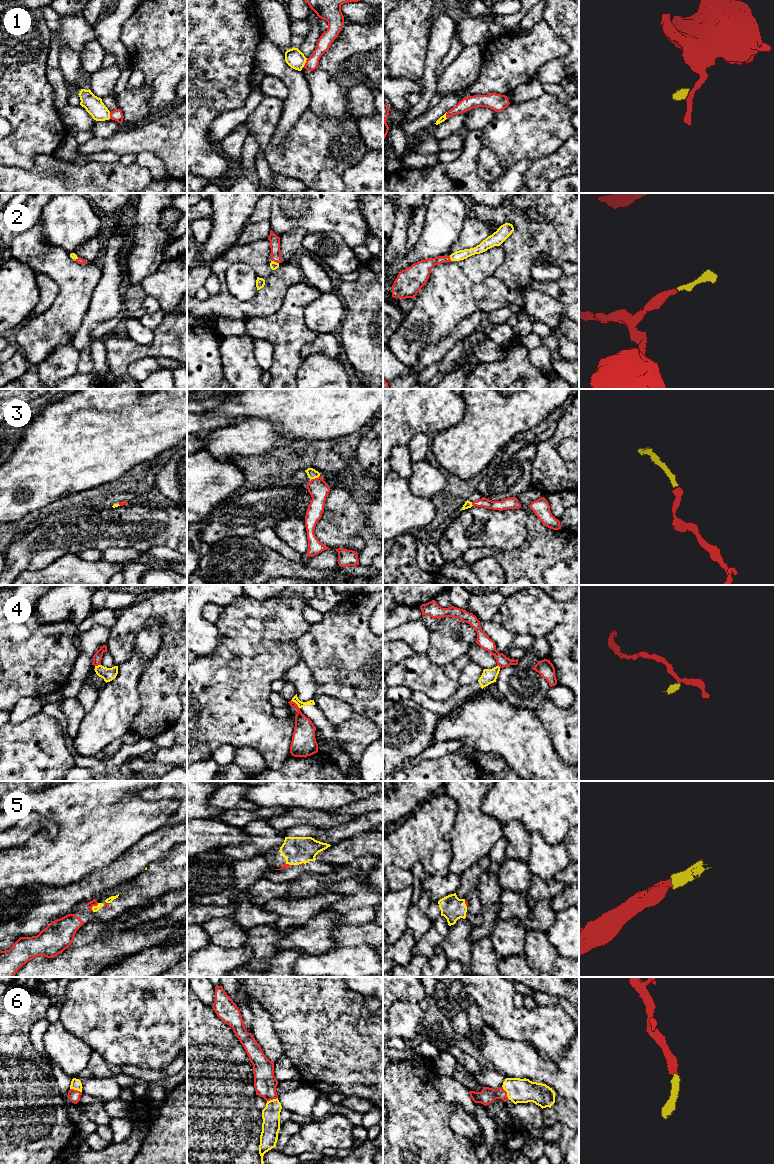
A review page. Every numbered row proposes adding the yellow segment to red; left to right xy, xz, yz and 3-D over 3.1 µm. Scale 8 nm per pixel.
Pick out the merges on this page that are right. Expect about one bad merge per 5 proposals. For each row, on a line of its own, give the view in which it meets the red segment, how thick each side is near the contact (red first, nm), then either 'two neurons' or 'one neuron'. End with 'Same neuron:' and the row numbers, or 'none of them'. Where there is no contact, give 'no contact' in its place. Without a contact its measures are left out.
1: meets red in xz; 110 nm thick on the red side, 150 nm on the other; two neurons
2: meets red in xz; 80 nm thick on the red side, 60 nm on the other; one neuron
3: meets red in xz; 160 nm thick on the red side, 80 nm on the other; one neuron
4: meets red in xz; 180 nm thick on the red side, 50 nm on the other; two neurons
5: meets red in xy; 50 nm thick on the red side, 50 nm on the other; one neuron
6: meets red in yz; 120 nm thick on the red side, 190 nm on the other; one neuron
Same neuron: 2, 3, 5, 6

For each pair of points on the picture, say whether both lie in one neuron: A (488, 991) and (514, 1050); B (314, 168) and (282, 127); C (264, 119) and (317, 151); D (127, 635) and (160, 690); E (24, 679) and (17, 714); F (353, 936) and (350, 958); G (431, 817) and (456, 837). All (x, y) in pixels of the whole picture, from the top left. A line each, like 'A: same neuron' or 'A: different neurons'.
A: different neurons
B: different neurons
C: same neuron
D: same neuron
E: different neurons
F: different neurons
G: different neurons

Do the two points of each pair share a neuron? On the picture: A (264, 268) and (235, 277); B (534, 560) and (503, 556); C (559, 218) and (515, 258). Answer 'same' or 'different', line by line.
A: different
B: same
C: same

